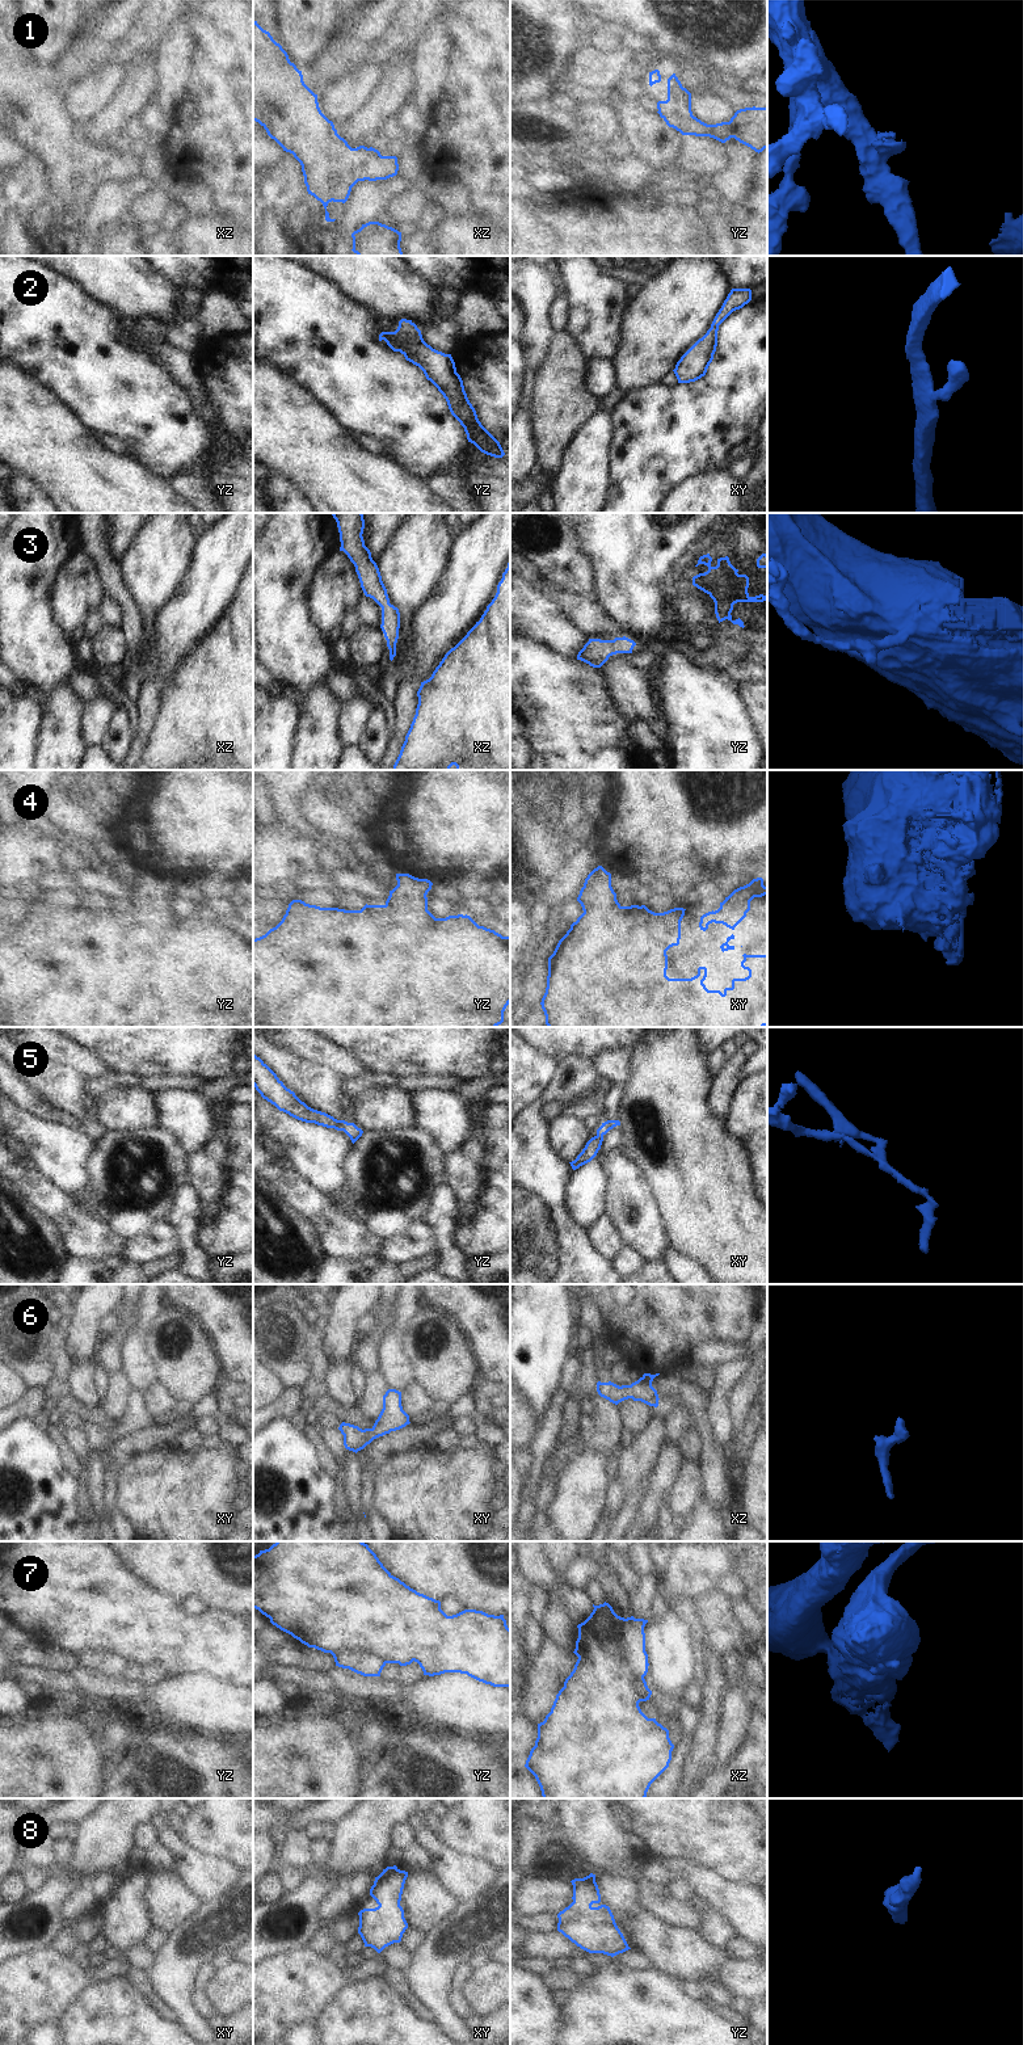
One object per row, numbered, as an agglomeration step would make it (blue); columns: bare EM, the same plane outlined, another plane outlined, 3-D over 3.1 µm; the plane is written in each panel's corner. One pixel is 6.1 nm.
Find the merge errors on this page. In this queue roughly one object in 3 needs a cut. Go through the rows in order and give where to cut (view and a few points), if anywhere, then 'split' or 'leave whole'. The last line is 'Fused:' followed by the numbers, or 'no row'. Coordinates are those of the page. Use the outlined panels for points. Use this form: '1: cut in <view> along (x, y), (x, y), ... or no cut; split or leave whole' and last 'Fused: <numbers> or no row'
1: no cut; leave whole
2: no cut; leave whole
3: no cut; leave whole
4: no cut; leave whole
5: cut in yz along (348, 1123), (341, 1130); split
6: no cut; leave whole
7: cut in xz along (634, 1618), (621, 1631), (621, 1656), (627, 1667), (643, 1678); split
8: no cut; leave whole
Fused: 5, 7

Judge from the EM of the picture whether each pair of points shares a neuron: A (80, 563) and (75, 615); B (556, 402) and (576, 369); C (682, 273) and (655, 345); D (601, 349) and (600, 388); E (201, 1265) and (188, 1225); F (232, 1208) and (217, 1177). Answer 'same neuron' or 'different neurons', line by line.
A: same neuron
B: same neuron
C: same neuron
D: different neurons
E: same neuron
F: different neurons

